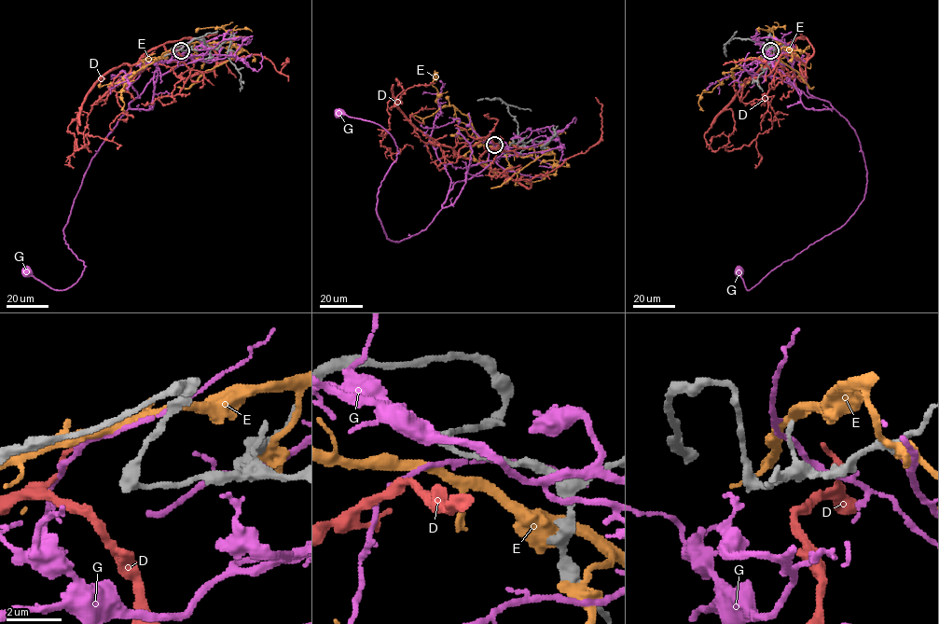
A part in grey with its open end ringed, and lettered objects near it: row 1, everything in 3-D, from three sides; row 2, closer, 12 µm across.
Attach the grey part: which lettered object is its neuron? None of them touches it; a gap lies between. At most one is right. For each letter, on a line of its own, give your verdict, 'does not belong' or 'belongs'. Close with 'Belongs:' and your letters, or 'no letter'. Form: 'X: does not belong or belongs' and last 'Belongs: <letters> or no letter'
D: belongs
E: does not belong
G: does not belong
Belongs: D

